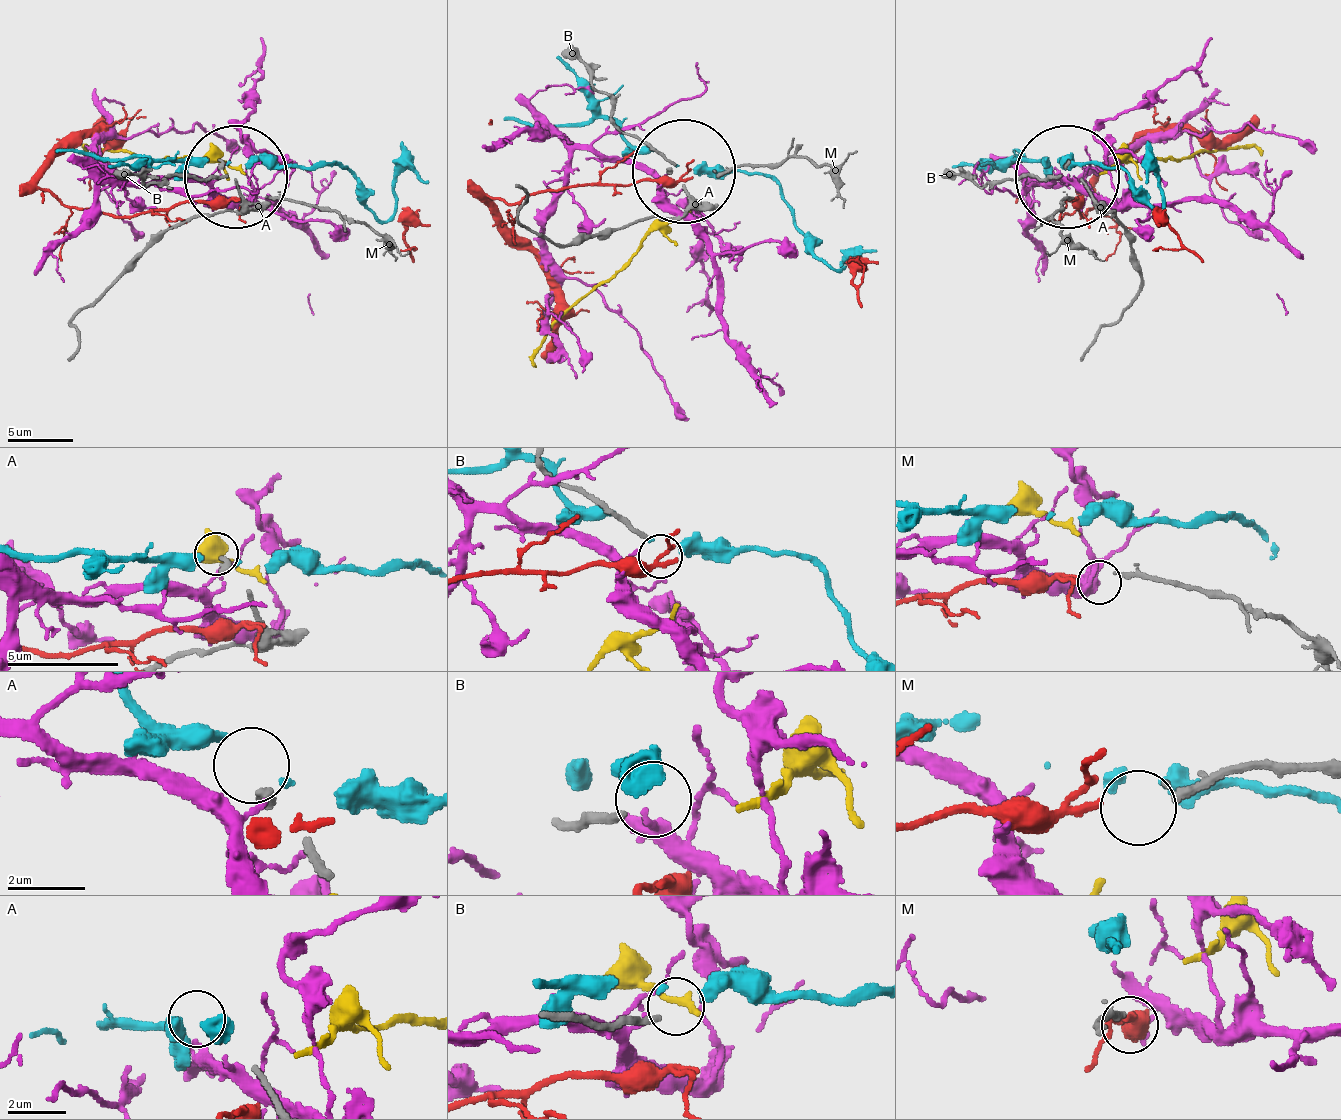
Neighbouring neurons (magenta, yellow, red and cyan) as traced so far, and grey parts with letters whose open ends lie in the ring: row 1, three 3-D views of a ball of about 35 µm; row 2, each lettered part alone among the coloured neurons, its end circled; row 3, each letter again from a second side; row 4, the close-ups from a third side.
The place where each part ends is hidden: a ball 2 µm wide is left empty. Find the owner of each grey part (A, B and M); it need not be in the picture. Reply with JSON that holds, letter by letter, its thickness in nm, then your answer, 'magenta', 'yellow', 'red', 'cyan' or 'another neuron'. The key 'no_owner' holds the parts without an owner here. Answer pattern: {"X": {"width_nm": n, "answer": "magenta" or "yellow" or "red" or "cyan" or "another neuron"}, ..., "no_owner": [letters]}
{"A": {"width_nm": 260, "answer": "another neuron"}, "B": {"width_nm": 200, "answer": "another neuron"}, "M": {"width_nm": 160, "answer": "red"}, "no_owner": ["A", "B"]}

